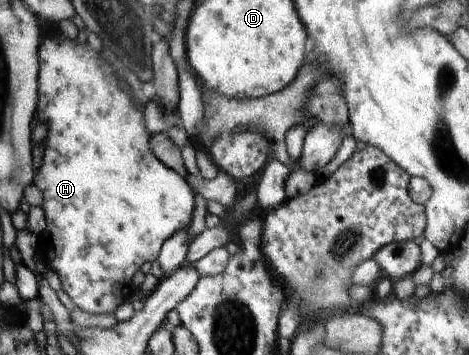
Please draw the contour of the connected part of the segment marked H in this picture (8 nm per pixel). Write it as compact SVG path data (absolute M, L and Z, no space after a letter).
M49 36L43 40L39 48L39 102L37 102L37 116L47 124L47 136L45 136L45 150L41 159L41 166L35 172L32 184L43 193L43 201L40 207L45 215L47 238L51 238L50 249L44 252L44 261L47 268L57 273L65 294L71 298L73 304L85 312L91 314L113 314L116 308L126 302L136 292L131 285L133 274L141 268L145 261L157 259L163 243L175 232L187 228L191 224L194 211L195 196L193 188L187 181L174 170L167 168L150 149L150 132L146 130L144 119L144 104L133 94L123 74L115 66L99 58L91 48L81 46L77 42L71 42L63 36Z

